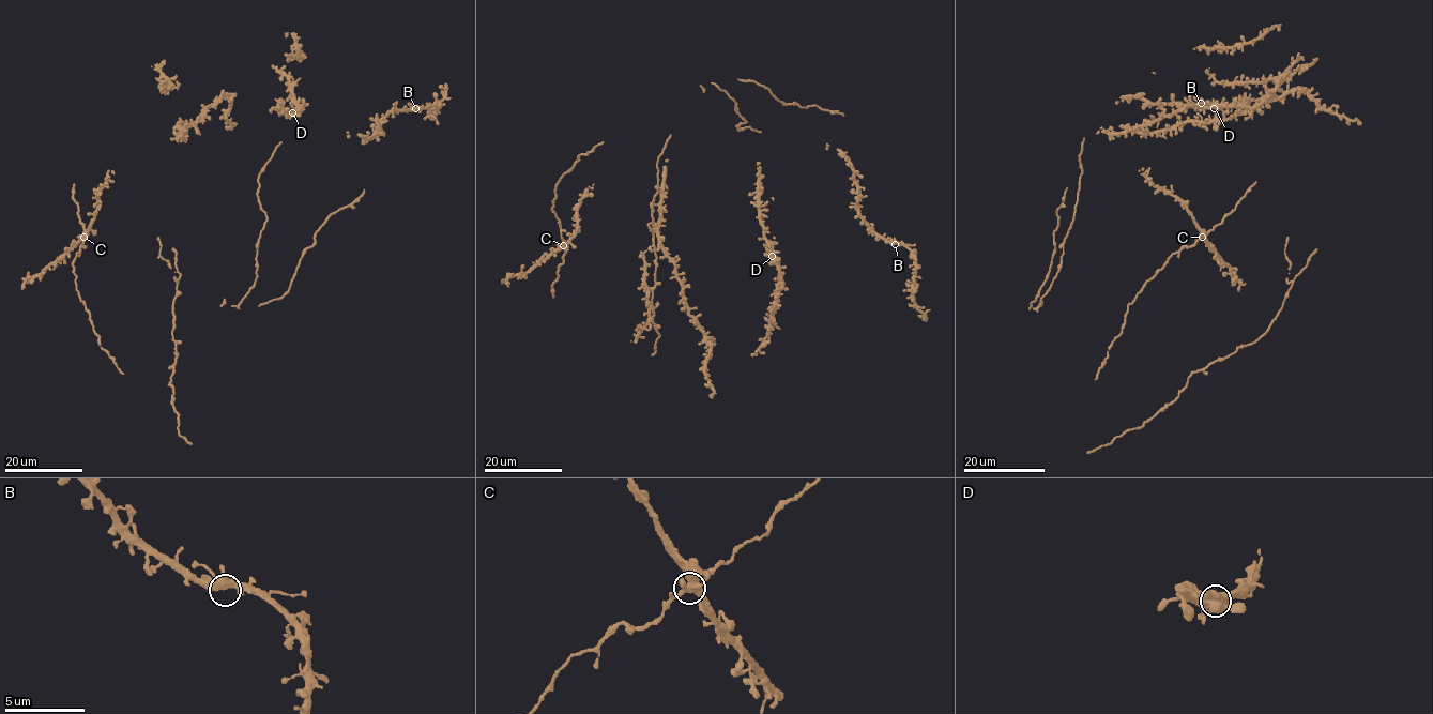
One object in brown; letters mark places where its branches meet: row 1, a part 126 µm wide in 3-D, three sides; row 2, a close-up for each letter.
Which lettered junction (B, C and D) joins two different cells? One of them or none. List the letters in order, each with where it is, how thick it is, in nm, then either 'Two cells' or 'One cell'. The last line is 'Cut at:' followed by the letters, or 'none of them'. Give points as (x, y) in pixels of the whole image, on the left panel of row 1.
B: Place: (415, 108). Thickness 440 nm. One cell
C: Place: (84, 237). Thickness 440 nm. One cell
D: Place: (292, 112). Thickness 440 nm. One cell
Cut at: none of them

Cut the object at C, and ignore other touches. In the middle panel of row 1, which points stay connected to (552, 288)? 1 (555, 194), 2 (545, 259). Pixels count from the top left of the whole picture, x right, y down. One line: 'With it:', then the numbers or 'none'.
With it: 1

